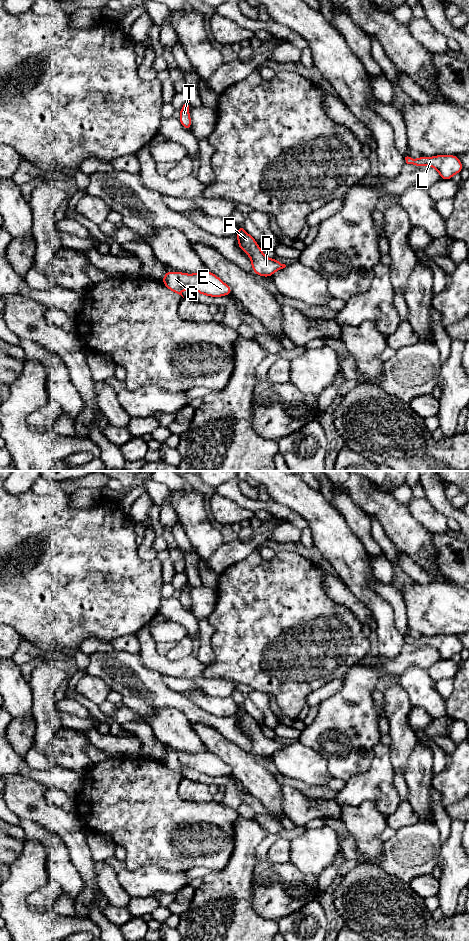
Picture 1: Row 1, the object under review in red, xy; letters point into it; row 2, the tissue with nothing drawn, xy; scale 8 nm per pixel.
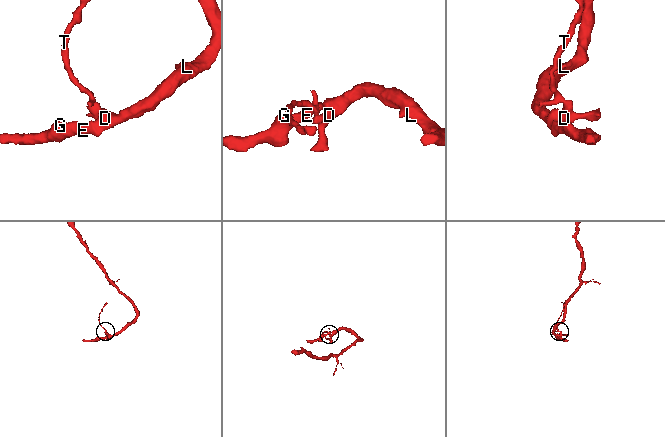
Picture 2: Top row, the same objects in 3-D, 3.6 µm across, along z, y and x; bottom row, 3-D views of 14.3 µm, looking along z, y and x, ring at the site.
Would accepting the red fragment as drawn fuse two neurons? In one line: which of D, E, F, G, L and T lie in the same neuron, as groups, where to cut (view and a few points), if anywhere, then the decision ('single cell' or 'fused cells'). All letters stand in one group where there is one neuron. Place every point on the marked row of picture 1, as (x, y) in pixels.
groups D E F G L / T; cut xy (238, 229), (243, 230); fused cells

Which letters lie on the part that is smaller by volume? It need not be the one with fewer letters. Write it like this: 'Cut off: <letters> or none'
Cut off: T

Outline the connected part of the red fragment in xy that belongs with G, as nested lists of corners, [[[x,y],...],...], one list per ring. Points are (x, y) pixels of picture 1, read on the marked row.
[[[208,270],[193,274],[168,271],[163,276],[162,282],[170,291],[182,297],[182,292],[186,289],[192,289],[201,295],[210,297],[222,297],[232,294],[231,287]]]

